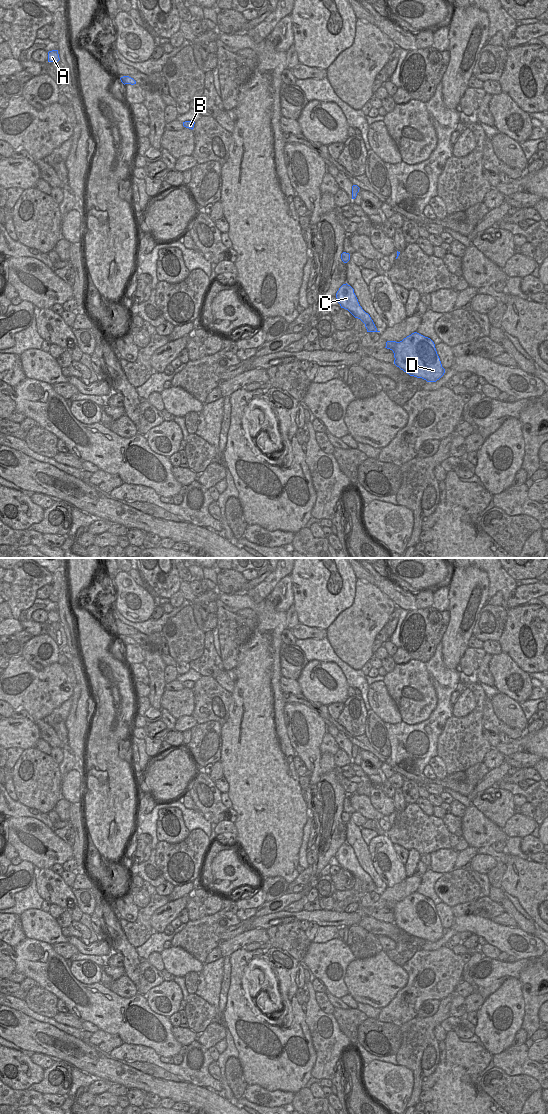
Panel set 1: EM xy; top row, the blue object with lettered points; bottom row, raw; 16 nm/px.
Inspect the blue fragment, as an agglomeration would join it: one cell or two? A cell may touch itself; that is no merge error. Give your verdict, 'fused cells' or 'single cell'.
single cell

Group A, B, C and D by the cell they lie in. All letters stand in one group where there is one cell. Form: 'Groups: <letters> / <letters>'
Groups: A B C D

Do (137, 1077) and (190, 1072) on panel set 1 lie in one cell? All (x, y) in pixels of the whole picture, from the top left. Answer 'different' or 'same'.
different

